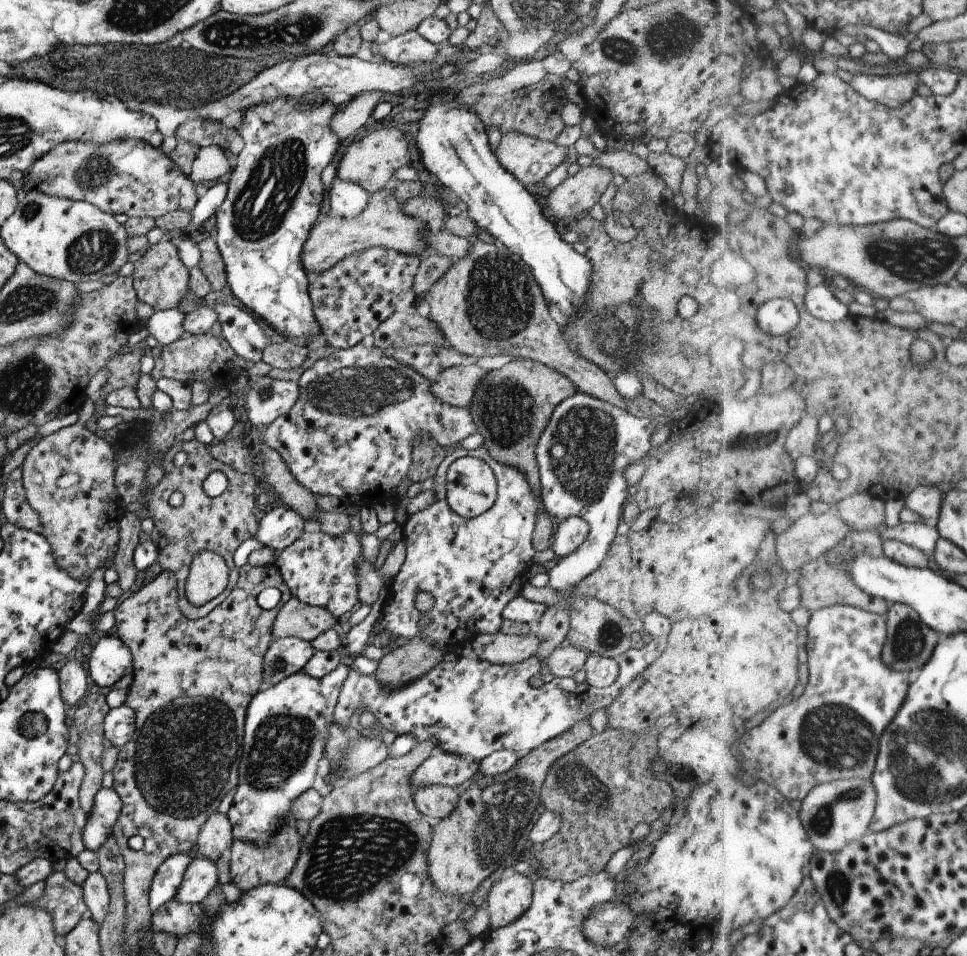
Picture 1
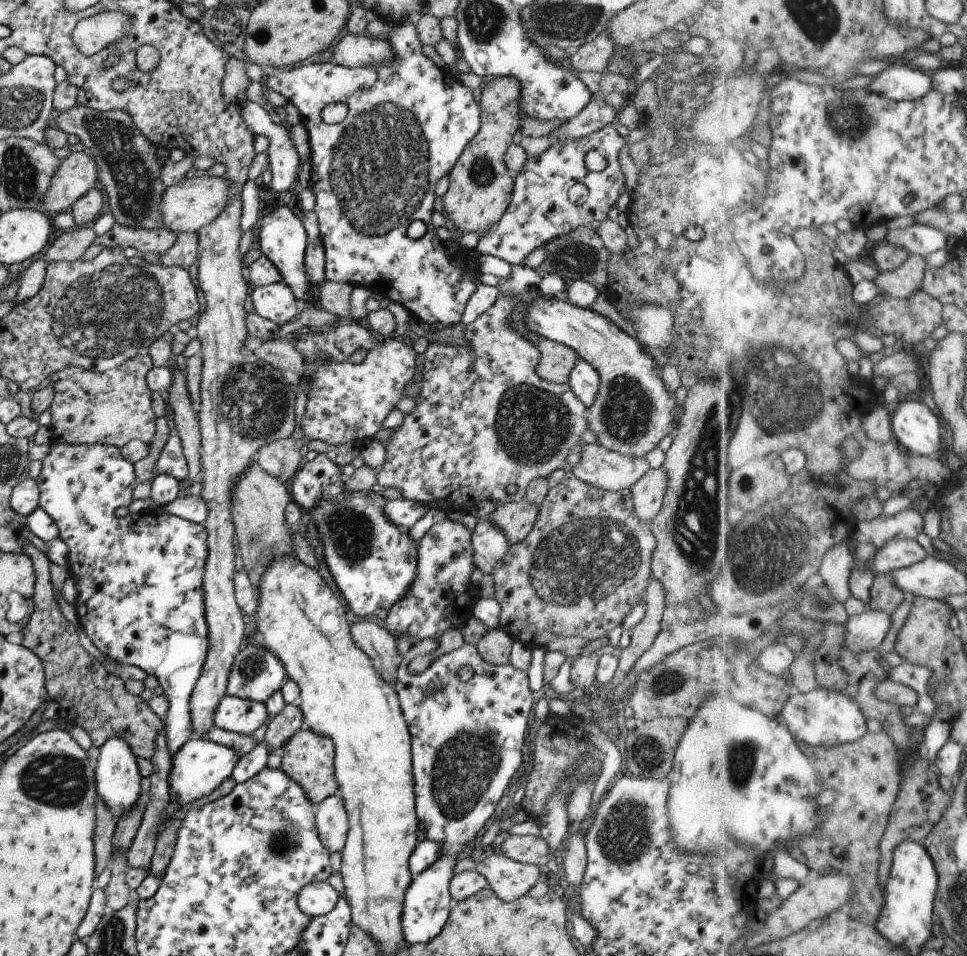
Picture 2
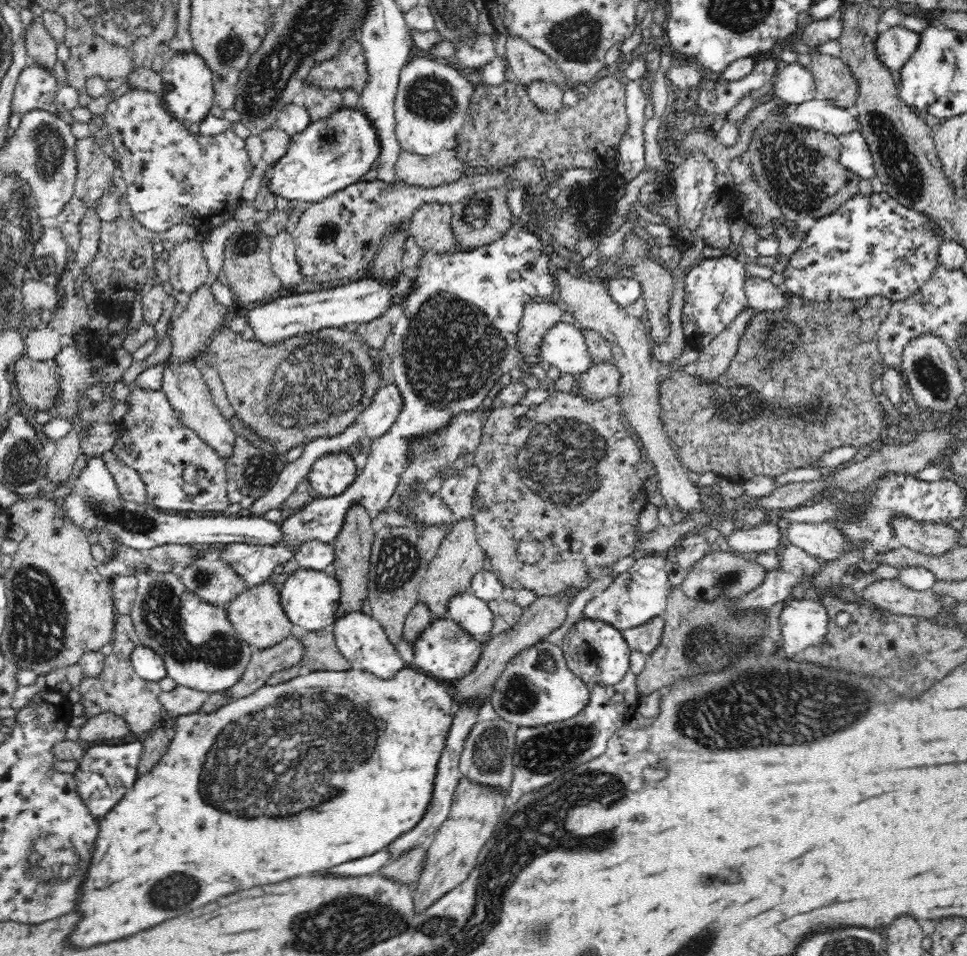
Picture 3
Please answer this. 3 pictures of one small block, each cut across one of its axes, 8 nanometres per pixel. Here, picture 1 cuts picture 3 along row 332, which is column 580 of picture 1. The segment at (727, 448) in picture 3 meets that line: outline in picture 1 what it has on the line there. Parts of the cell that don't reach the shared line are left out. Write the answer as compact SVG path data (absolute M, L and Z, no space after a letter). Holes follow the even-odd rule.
M607 728L602 734L594 732L589 740L576 746L576 750L570 750L566 756L556 760L556 764L552 764L541 788L540 801L546 810L562 818L562 826L551 840L529 845L531 852L527 861L533 864L534 877L570 883L605 871L612 856L631 843L632 830L637 824L649 821L651 814L674 805L670 804L670 788L664 782L656 782L650 774L650 763L658 756L656 750L655 741L640 738L638 733Z

